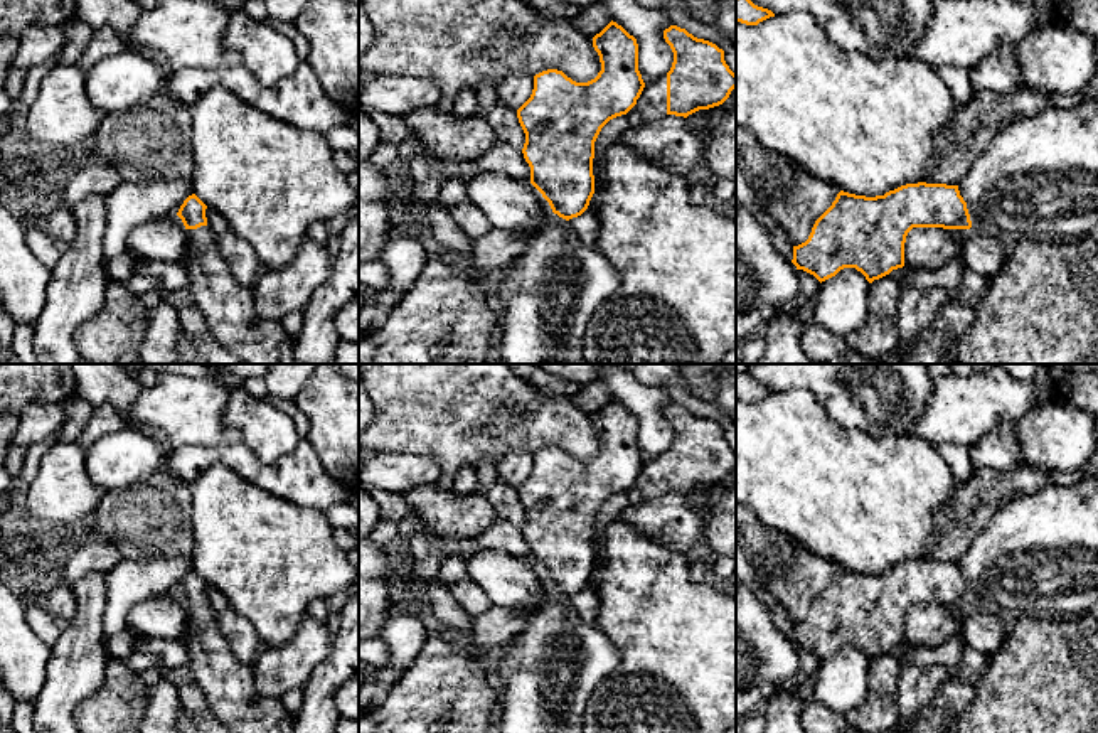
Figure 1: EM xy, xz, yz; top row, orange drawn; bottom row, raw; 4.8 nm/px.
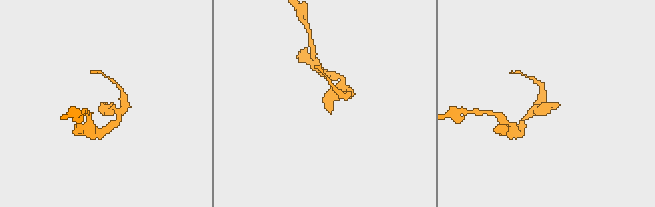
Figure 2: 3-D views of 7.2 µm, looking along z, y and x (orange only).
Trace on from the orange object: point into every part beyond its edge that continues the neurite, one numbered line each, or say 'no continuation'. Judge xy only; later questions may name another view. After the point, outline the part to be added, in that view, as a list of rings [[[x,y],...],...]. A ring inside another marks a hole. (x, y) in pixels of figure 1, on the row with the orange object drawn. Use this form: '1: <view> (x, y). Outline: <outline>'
1: xy (228, 307). Outline: [[[209,226],[187,229],[187,241],[192,248],[185,259],[187,290],[192,303],[205,318],[207,334],[243,364],[281,364],[281,344],[288,337],[278,324],[263,324],[256,313],[253,288],[241,285],[229,271],[227,263],[216,248],[216,234]]]

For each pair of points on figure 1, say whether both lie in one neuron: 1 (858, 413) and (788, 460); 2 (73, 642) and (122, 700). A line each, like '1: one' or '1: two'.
1: two
2: two

